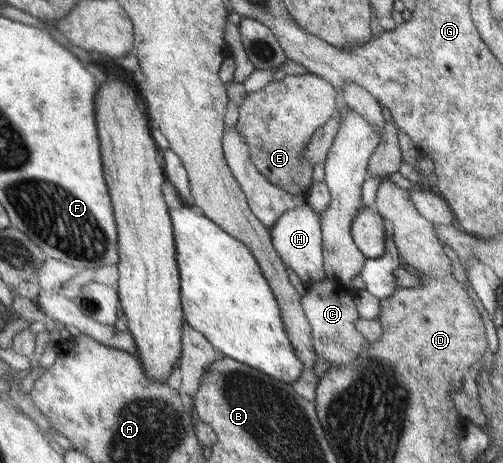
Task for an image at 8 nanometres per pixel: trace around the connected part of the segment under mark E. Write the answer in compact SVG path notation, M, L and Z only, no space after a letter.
M312 74L287 75L260 91L248 93L238 107L239 118L234 127L247 139L250 161L270 183L292 195L308 189L313 180L313 167L303 163L302 153L314 131L324 126L338 109L339 95L328 80Z

